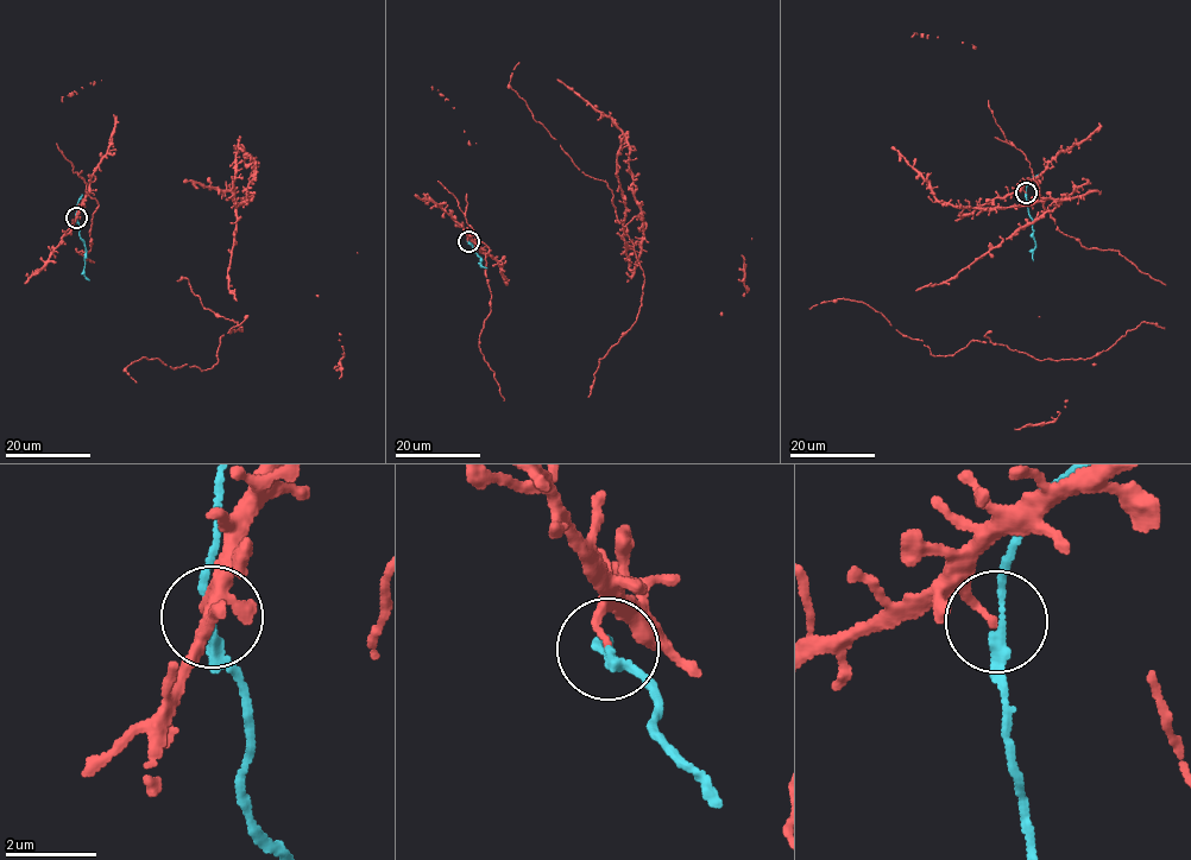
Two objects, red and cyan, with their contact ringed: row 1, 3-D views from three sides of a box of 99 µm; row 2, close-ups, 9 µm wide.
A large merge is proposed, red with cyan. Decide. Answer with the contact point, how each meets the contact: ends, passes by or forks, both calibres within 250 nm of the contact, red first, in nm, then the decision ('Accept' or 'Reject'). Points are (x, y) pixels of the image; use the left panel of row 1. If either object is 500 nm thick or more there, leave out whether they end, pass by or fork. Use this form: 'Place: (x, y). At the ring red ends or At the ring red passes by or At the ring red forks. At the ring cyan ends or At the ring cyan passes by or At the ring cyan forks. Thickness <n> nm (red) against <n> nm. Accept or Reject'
Place: (76, 217). At the ring red ends. At the ring cyan passes by. Thickness 160 nm (red) against 190 nm. Reject

